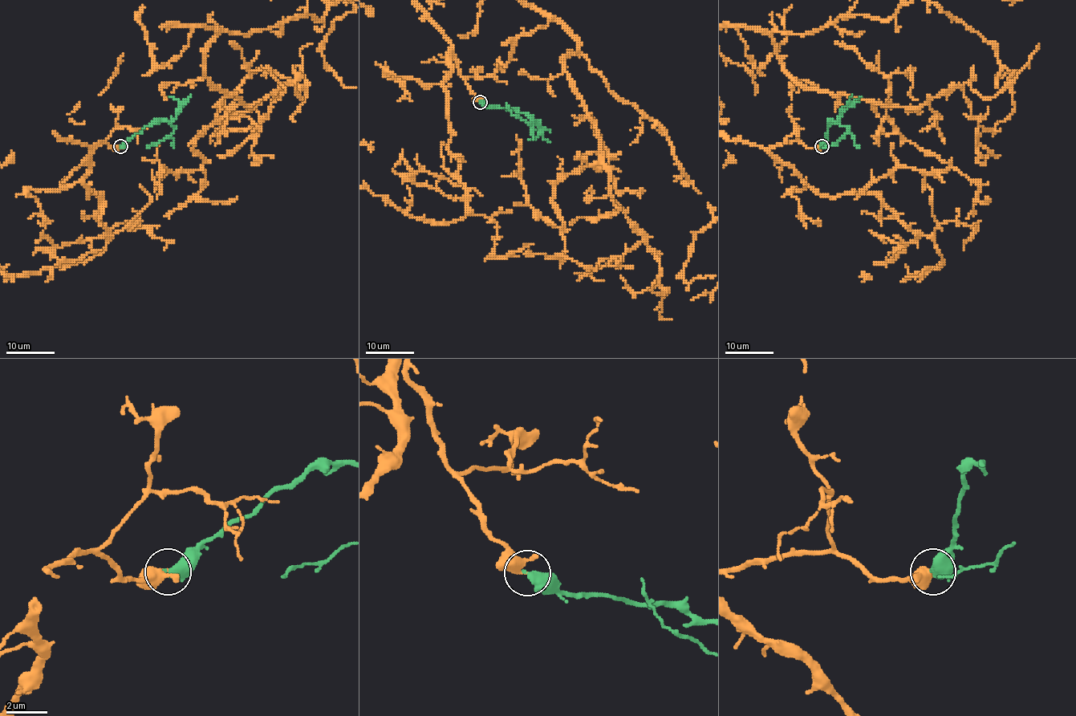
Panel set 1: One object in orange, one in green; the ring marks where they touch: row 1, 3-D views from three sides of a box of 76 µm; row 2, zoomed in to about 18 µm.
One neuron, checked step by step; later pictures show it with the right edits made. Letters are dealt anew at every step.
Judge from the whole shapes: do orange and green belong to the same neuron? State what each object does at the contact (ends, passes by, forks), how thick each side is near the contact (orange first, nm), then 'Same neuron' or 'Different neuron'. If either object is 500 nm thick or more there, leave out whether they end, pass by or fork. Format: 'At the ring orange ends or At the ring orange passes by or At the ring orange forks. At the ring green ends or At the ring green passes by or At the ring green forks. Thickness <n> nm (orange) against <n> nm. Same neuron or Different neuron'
Thickness 280 nm (orange) against 550 nm. Same neuron

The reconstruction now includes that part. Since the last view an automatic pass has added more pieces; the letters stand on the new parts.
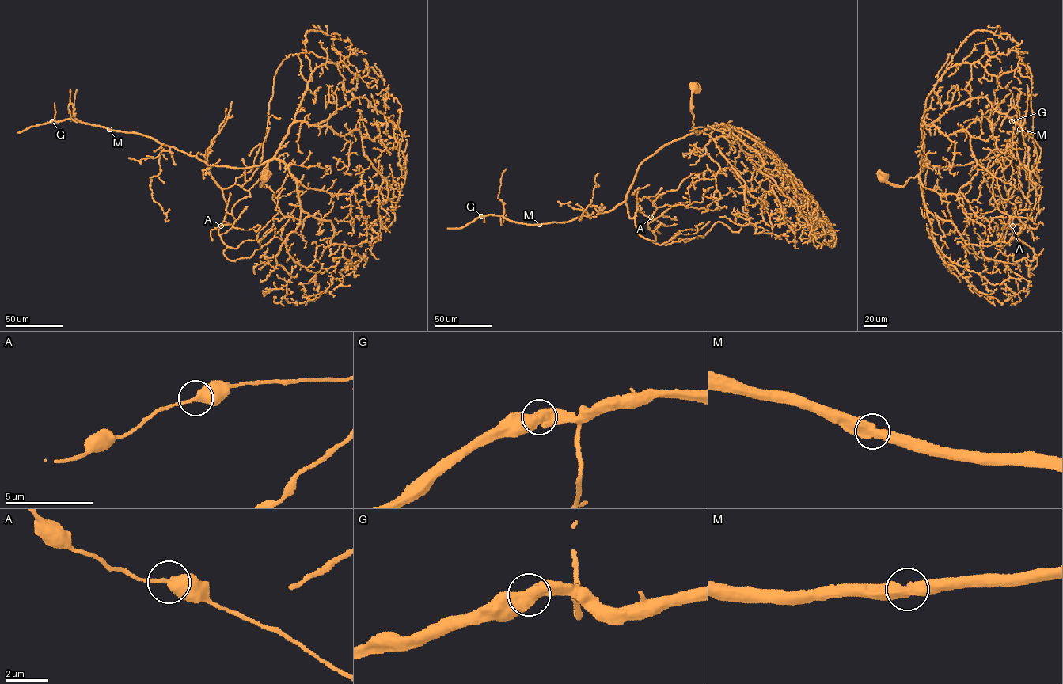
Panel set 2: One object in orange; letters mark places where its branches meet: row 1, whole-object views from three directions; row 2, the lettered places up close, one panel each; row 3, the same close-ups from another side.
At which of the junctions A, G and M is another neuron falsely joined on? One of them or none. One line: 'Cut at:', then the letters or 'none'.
Cut at: none

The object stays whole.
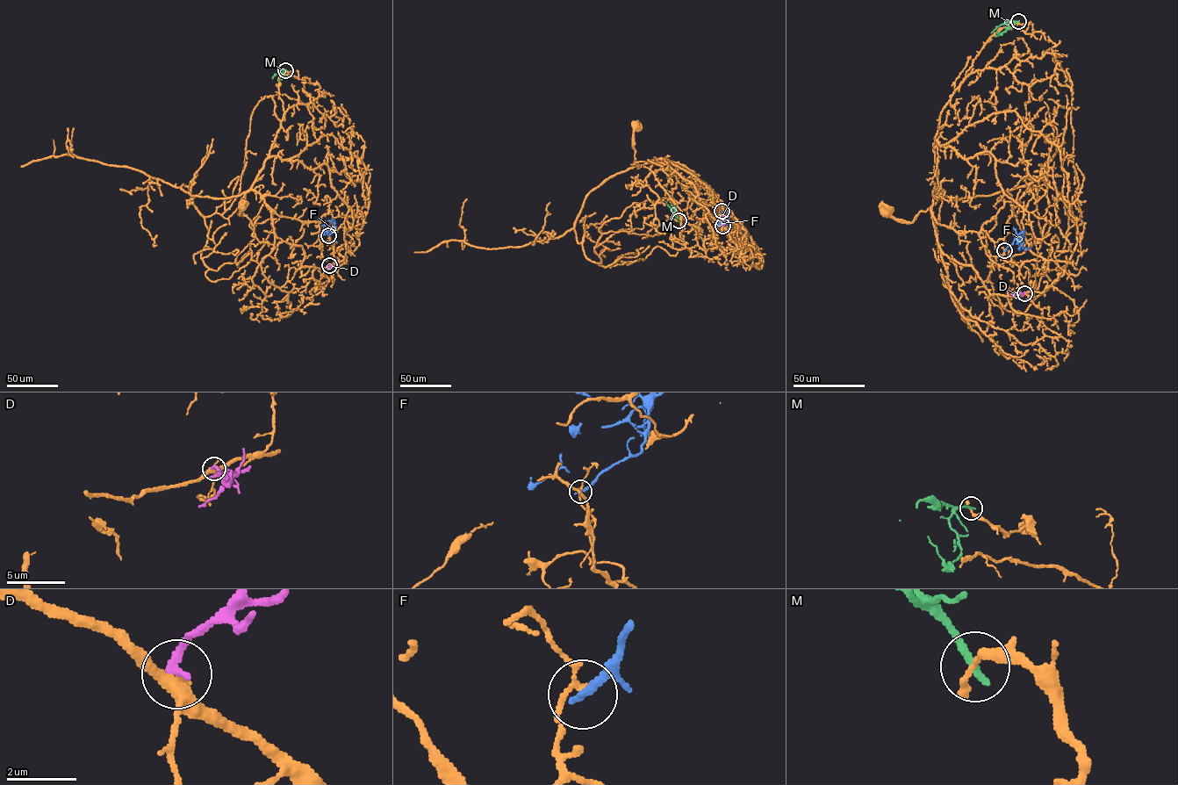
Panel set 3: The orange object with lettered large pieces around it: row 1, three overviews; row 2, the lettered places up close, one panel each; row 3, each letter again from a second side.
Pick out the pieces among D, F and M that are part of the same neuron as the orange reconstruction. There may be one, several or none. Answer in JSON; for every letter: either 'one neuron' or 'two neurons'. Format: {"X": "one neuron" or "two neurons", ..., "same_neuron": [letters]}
{"D": "two neurons", "F": "two neurons", "M": "two neurons", "same_neuron": []}

